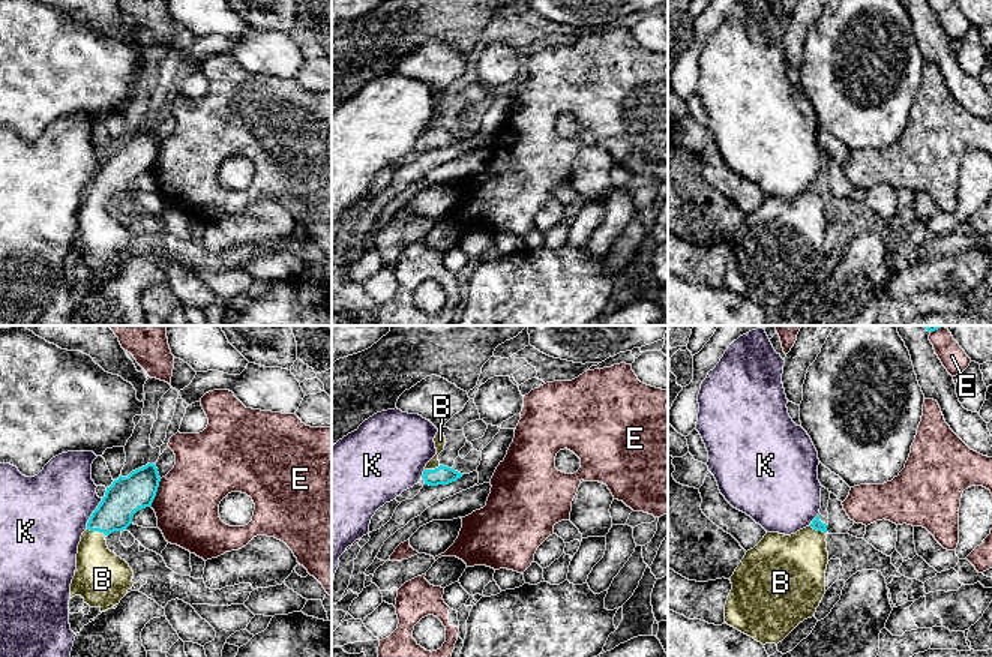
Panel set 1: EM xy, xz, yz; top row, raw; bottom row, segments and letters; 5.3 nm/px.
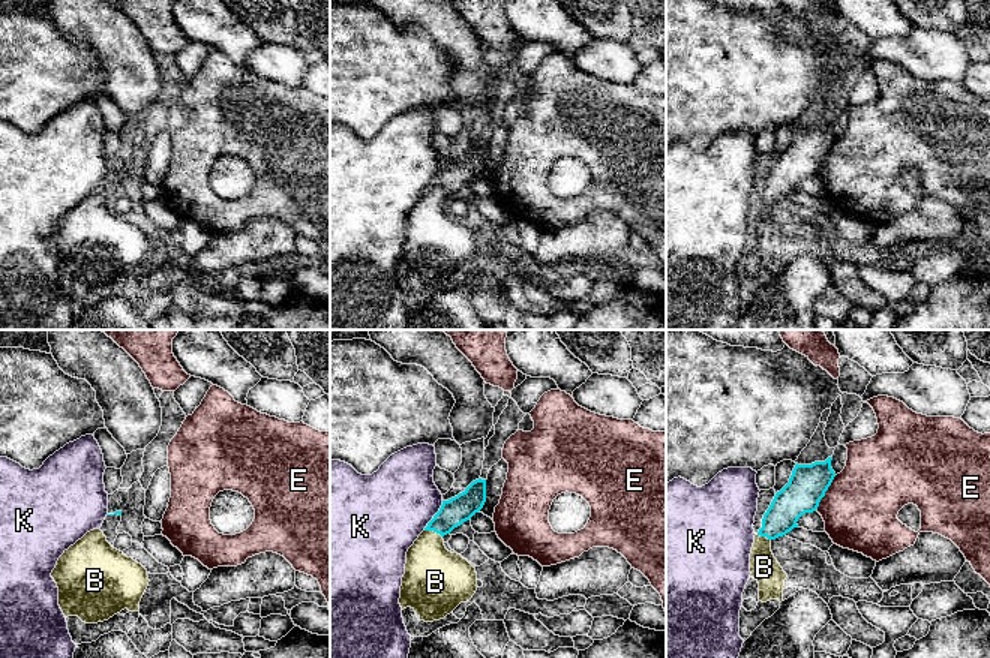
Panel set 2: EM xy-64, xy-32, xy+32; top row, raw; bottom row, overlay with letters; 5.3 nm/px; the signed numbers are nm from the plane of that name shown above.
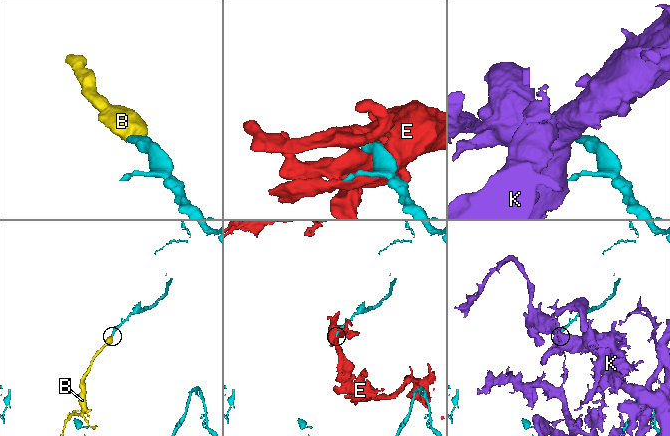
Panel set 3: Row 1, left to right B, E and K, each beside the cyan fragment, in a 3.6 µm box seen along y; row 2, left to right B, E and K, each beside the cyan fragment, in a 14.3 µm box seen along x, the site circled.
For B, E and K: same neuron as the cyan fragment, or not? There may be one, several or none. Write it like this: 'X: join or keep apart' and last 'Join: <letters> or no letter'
B: join
E: keep apart
K: keep apart
Join: B

